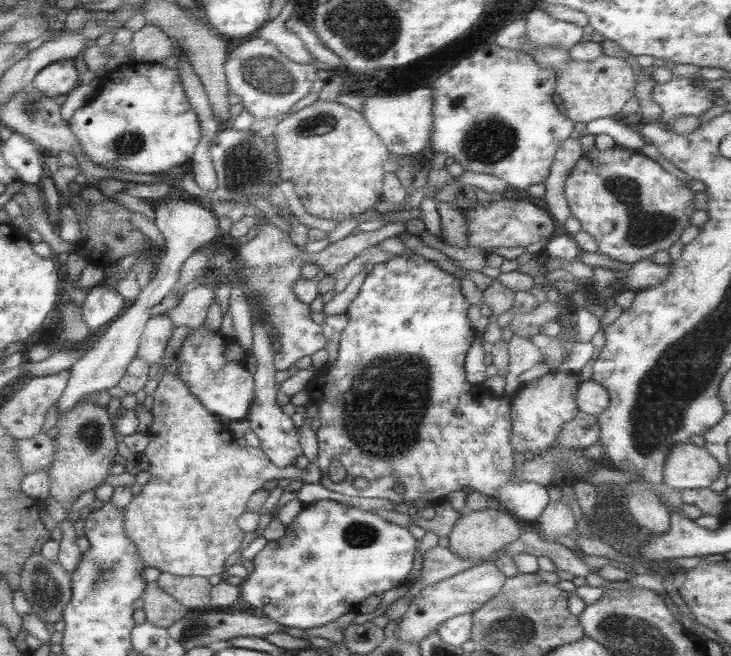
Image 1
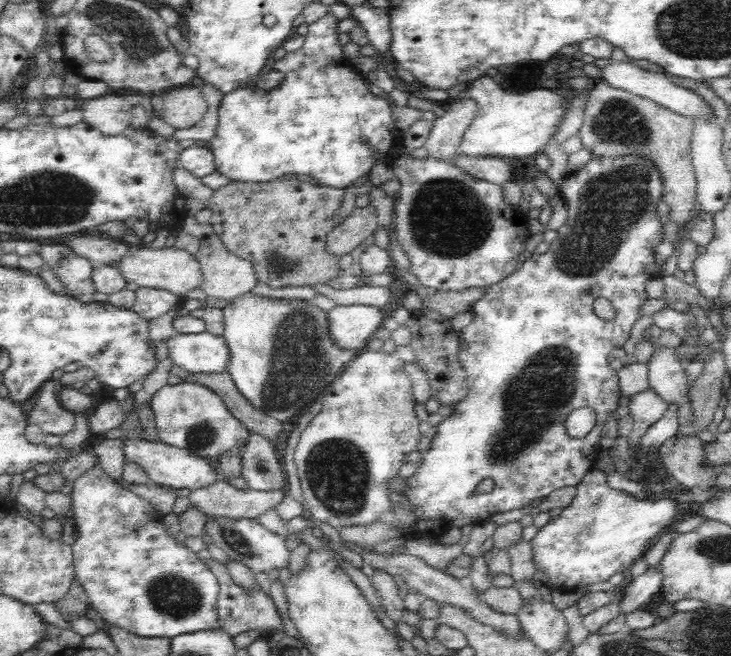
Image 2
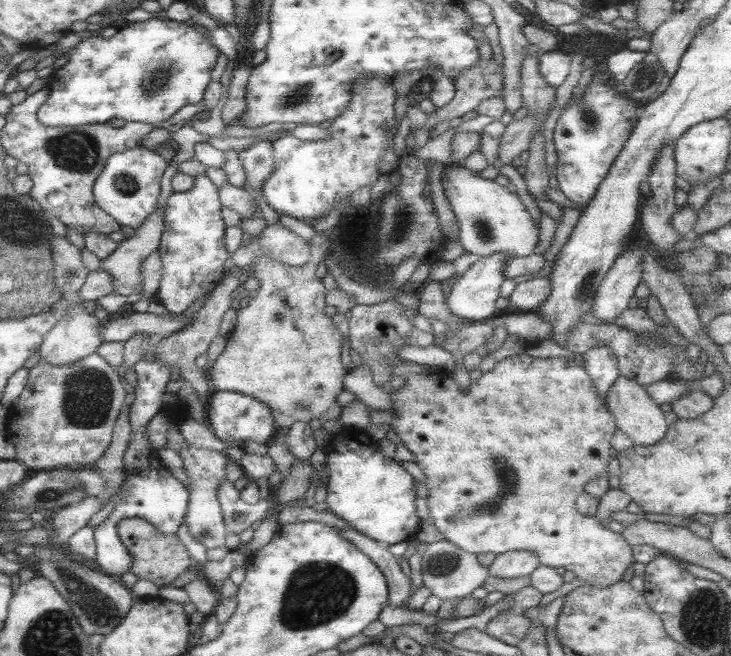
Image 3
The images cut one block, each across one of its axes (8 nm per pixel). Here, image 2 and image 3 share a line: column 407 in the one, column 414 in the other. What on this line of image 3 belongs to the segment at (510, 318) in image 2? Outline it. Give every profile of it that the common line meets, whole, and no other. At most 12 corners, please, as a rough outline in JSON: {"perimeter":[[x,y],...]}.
{"perimeter":[[372,433],[331,436],[327,510],[386,544],[419,536],[415,480]]}

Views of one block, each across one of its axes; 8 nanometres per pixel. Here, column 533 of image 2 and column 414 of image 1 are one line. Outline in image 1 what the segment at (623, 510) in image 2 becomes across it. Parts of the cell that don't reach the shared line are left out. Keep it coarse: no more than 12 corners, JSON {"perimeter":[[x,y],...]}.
{"perimeter":[[322,500],[270,540],[243,607],[297,632],[405,584],[419,541]]}

